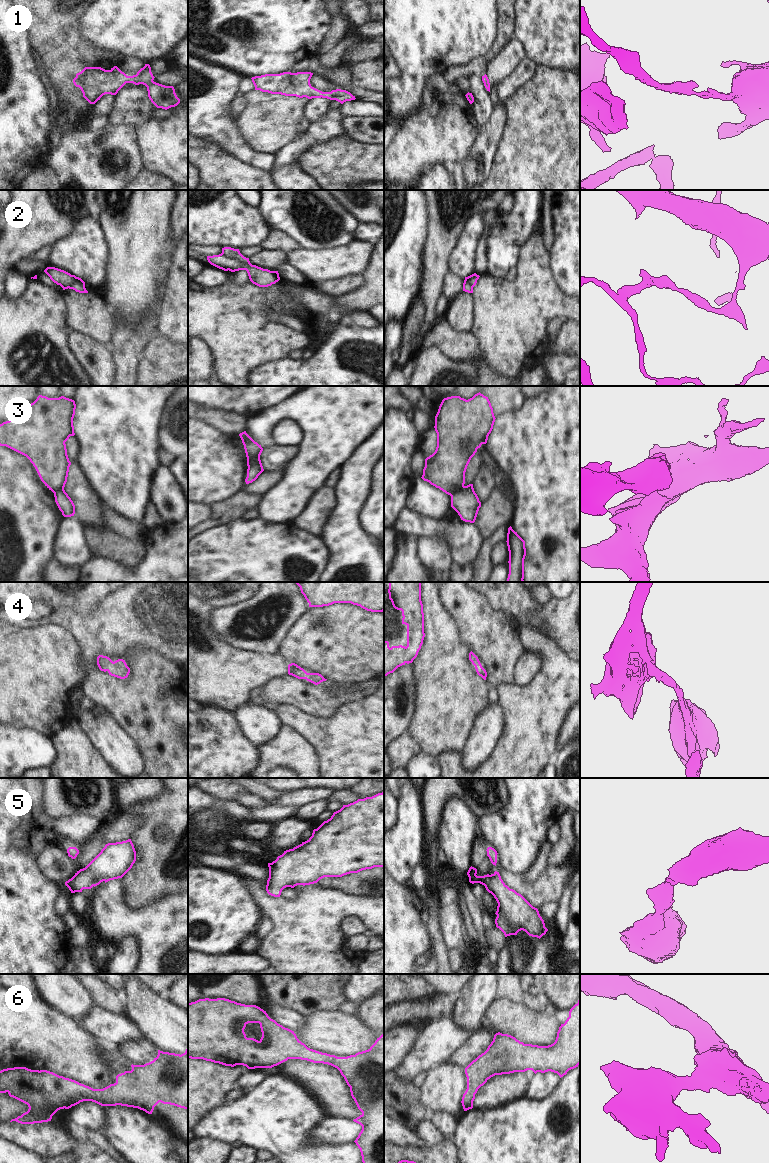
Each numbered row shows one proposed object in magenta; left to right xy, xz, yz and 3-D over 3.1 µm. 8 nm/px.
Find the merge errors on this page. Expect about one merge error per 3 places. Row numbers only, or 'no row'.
2, 3

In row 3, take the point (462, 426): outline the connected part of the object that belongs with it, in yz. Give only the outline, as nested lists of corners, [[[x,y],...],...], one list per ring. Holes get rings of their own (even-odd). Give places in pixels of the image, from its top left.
[[[480,392],[468,400],[460,396],[444,398],[435,416],[437,447],[435,452],[425,459],[421,478],[448,495],[463,488],[467,466],[477,449],[487,443],[495,419],[488,397]]]

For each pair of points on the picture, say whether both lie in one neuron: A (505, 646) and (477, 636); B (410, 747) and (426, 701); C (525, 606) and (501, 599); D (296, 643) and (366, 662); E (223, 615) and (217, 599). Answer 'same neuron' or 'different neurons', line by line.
A: same neuron
B: different neurons
C: same neuron
D: same neuron
E: different neurons

